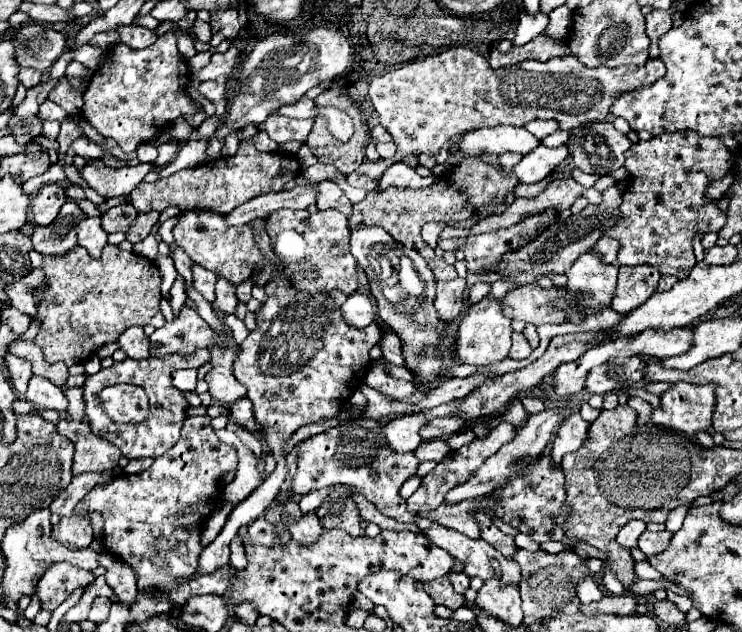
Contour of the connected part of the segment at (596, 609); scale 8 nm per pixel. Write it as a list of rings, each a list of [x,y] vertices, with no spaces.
[[[606,595],[602,601],[596,601],[592,605],[582,605],[580,609],[586,615],[594,615],[594,613],[612,613],[612,615],[634,615],[638,607],[638,601],[632,595]]]

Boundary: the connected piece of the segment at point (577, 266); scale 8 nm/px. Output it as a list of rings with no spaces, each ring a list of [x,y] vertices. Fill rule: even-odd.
[[[584,253],[568,269],[568,291],[580,293],[578,305],[584,315],[596,315],[602,309],[612,305],[612,295],[616,289],[619,268],[600,263],[600,257],[594,253]]]

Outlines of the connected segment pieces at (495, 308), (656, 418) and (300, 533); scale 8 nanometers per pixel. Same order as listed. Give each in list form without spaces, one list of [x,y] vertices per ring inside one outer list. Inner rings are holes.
[[[482,299],[480,303],[472,305],[464,317],[460,319],[458,325],[458,337],[456,337],[456,351],[454,351],[454,359],[458,363],[468,363],[468,365],[490,365],[490,363],[498,363],[502,359],[508,357],[508,349],[510,349],[510,335],[512,335],[512,327],[510,327],[510,319],[504,317],[502,309],[500,309],[500,299]]]
[[[672,383],[668,391],[660,395],[660,405],[652,409],[650,423],[668,427],[674,431],[682,431],[688,437],[694,437],[698,431],[710,431],[712,429],[712,413],[716,407],[716,385],[692,385],[692,383]]]
[[[310,511],[310,513],[304,513],[300,519],[290,519],[288,521],[288,531],[290,531],[292,539],[296,539],[298,543],[310,545],[320,537],[322,523],[314,515],[314,511]]]

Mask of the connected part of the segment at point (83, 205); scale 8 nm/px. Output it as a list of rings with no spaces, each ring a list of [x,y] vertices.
[[[67,195],[66,197],[67,197],[67,201],[76,202],[85,215],[91,217],[98,217],[98,215],[102,215],[102,213],[100,213],[100,211],[96,209],[96,205],[94,205],[94,203],[90,203],[88,199],[81,199],[81,200],[73,199]]]

